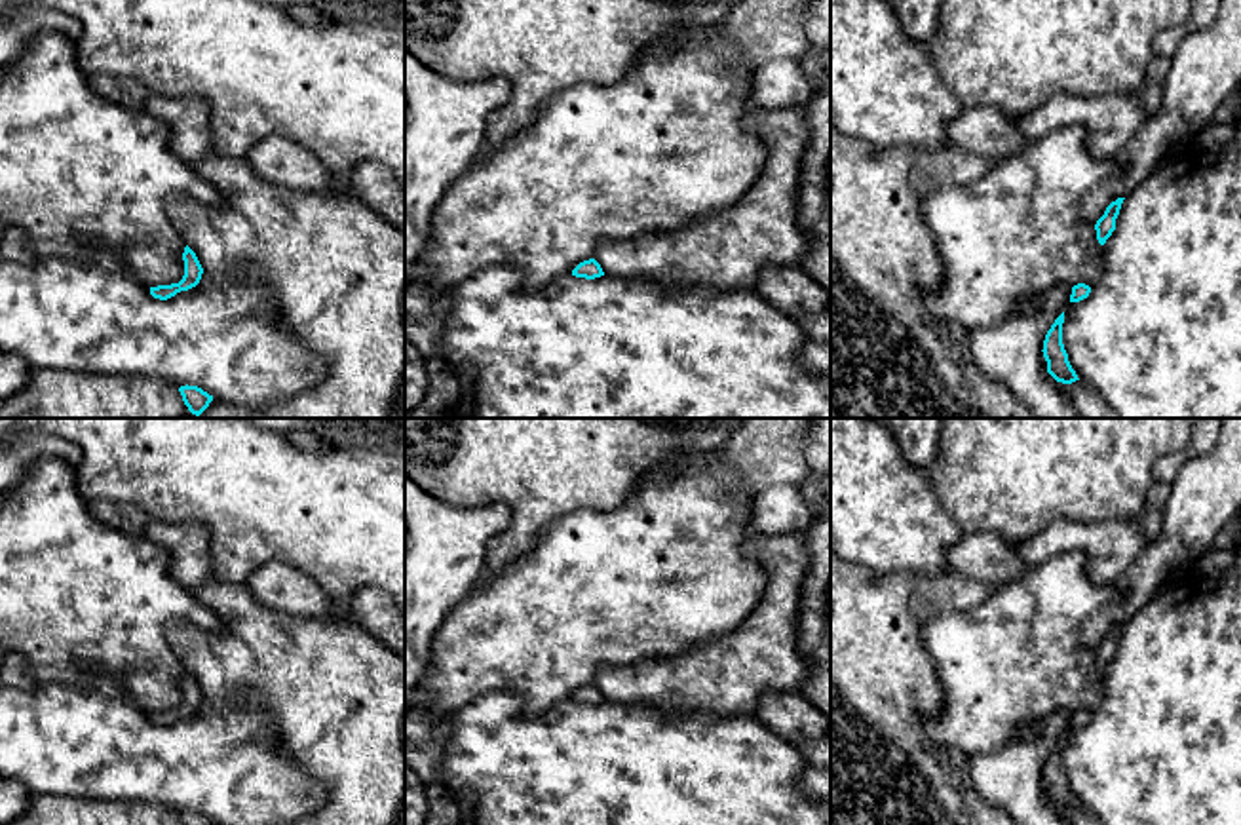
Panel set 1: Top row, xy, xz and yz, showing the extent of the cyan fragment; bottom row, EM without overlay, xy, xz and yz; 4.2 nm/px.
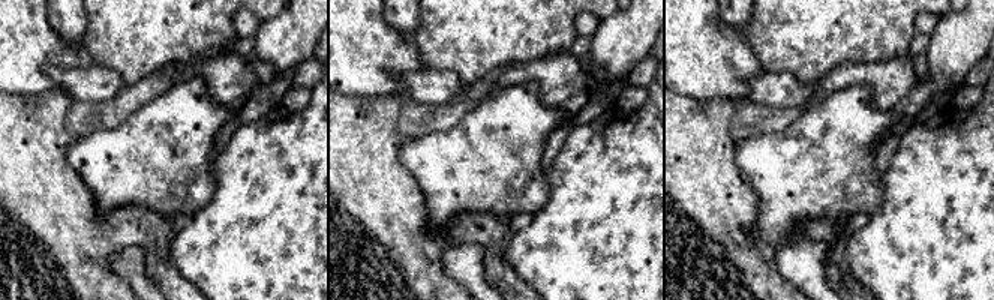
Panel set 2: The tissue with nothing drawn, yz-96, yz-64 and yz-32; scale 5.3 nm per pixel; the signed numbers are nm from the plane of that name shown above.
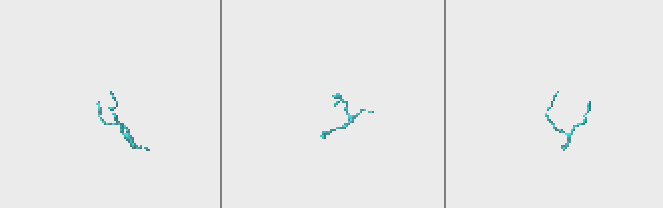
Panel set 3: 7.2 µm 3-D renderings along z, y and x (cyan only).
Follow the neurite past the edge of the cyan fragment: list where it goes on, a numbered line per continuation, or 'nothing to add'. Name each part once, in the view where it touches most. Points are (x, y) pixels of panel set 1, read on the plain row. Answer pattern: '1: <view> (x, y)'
nothing to add

